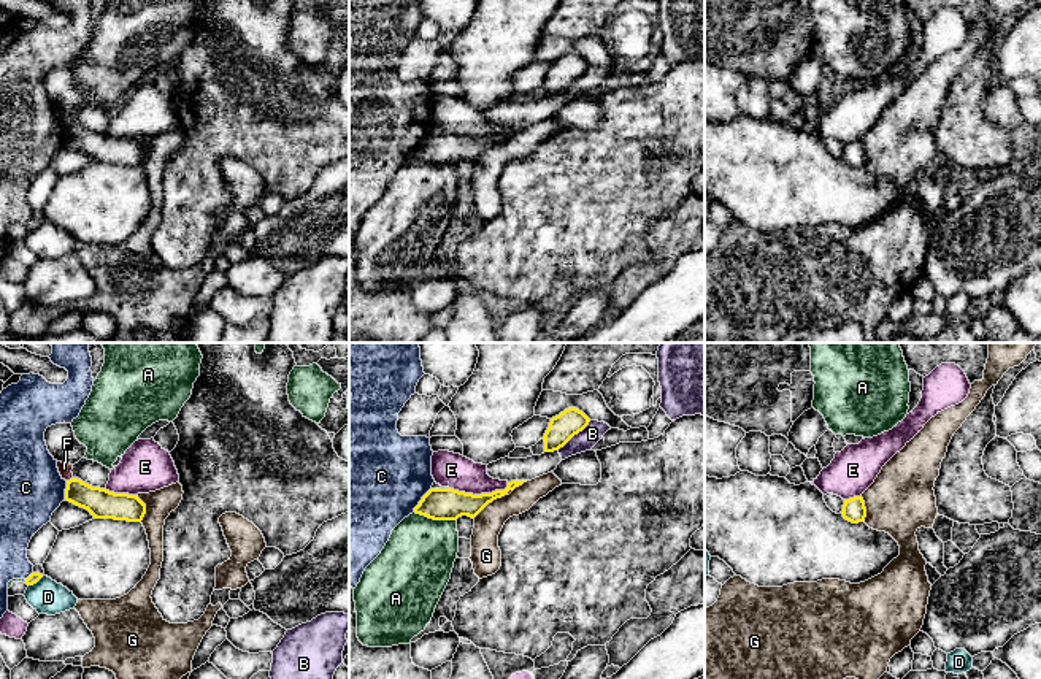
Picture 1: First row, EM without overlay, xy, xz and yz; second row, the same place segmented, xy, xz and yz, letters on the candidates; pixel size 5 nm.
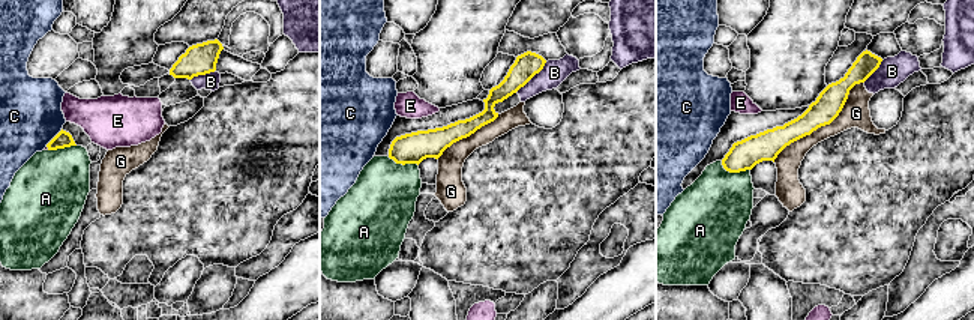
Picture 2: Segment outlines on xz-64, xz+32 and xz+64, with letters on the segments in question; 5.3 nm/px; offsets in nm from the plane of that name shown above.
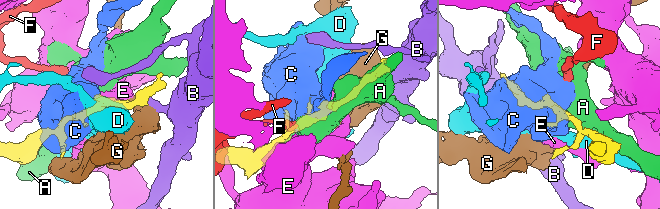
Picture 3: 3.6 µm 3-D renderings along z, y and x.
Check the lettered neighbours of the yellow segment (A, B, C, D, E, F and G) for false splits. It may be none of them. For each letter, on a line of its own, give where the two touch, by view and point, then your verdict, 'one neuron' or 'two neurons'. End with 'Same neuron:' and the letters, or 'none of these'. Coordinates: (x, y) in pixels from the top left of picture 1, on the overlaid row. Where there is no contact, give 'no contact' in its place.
A: meets yellow in xz at (435, 519); two neurons
B: meets yellow in xz at (573, 435); two neurons
C: meets yellow in xz at (421, 500); two neurons
D: meets yellow in xy at (35, 583); two neurons
E: meets yellow in xz at (481, 494); two neurons
F: meets yellow in xy at (70, 479); two neurons
G: meets yellow in xz at (489, 502); two neurons
Same neuron: none of these

